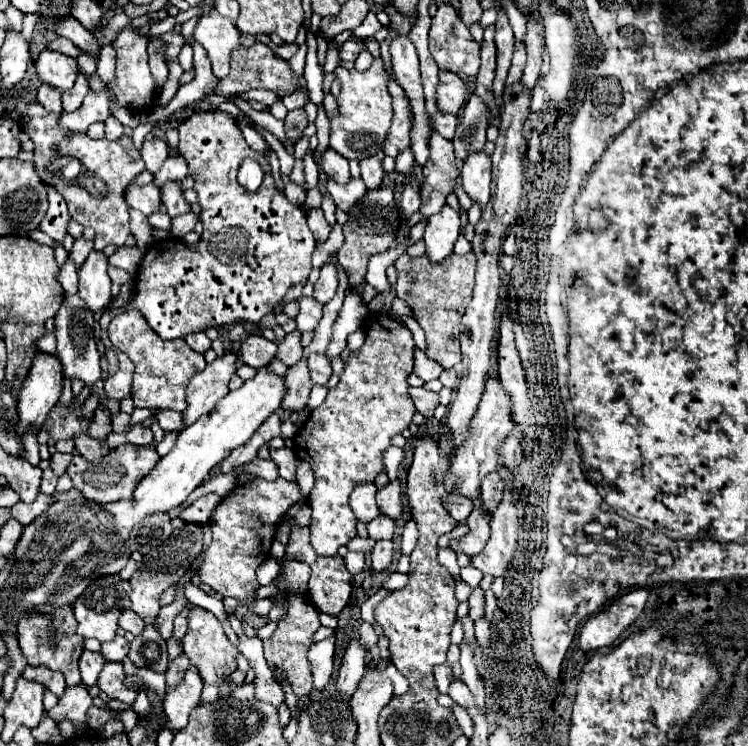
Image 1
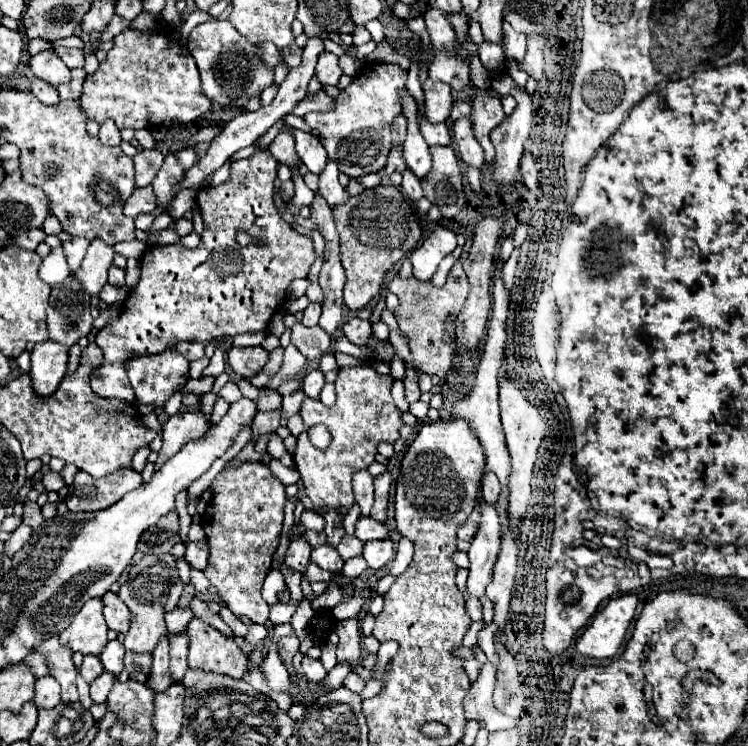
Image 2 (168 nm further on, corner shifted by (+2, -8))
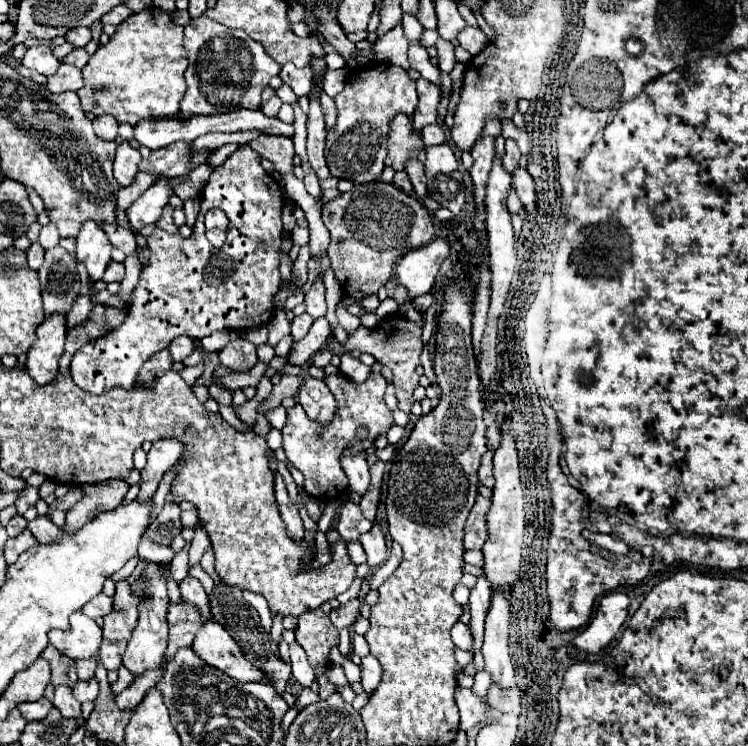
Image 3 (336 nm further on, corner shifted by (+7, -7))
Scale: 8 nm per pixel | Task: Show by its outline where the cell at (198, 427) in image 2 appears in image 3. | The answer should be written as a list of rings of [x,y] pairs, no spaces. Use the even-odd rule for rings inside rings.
[[[172,437],[158,439],[152,443],[152,449],[148,451],[148,463],[140,479],[140,499],[150,499],[156,493],[162,475],[180,459],[182,451],[184,443]]]

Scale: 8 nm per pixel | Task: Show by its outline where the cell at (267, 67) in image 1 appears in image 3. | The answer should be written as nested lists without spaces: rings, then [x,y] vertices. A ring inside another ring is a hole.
[[[324,91],[320,93],[320,107],[322,107],[324,119],[326,119],[326,127],[330,129],[336,123],[336,105],[334,105],[334,99],[328,97]]]

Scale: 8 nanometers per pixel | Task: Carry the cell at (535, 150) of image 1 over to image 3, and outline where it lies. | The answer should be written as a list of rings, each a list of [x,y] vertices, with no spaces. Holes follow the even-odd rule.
[[[518,165],[512,175],[514,175],[514,189],[516,189],[524,209],[532,211],[532,199],[534,199],[534,193],[536,193],[536,185],[534,185],[532,175],[522,165]]]

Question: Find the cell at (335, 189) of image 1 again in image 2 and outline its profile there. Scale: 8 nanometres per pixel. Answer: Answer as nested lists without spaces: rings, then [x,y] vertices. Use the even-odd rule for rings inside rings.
[[[331,160],[327,162],[327,166],[325,166],[325,168],[321,170],[321,174],[319,174],[319,190],[321,190],[321,194],[325,196],[325,200],[327,200],[331,206],[343,204],[343,202],[349,200],[349,194],[347,194],[347,190],[339,184],[337,176],[339,176],[339,168],[337,168],[337,164],[333,164]]]

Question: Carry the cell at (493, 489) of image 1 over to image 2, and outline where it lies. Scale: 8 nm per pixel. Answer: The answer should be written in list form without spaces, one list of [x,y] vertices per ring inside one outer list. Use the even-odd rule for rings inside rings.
[[[487,472],[487,474],[483,476],[481,494],[483,494],[483,500],[485,500],[487,504],[493,504],[493,502],[499,498],[499,494],[501,494],[501,486],[499,486],[497,476],[493,476],[493,472]]]

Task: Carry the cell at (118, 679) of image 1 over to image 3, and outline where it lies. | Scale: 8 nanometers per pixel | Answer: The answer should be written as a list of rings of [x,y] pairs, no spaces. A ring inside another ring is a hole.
[[[92,677],[88,681],[78,681],[72,691],[74,691],[74,697],[80,703],[84,703],[84,701],[96,701],[96,697],[100,693],[100,685],[98,685],[98,679]]]

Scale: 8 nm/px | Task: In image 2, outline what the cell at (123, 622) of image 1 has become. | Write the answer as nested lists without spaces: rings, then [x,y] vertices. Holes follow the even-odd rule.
[[[107,592],[103,596],[103,618],[105,618],[107,626],[115,632],[129,630],[129,608],[113,592]]]

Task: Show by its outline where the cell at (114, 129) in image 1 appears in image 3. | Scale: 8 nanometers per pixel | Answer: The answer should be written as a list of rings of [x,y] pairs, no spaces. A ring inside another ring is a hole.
[[[100,115],[94,119],[94,131],[104,141],[114,141],[118,135],[118,123],[112,119],[112,115]]]

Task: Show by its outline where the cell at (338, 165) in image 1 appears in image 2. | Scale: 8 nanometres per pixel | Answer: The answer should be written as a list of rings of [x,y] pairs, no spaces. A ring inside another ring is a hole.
[[[291,128],[291,134],[295,138],[295,150],[301,162],[309,168],[309,172],[319,174],[327,164],[327,152],[319,138],[315,138],[311,132],[303,132],[297,128]]]

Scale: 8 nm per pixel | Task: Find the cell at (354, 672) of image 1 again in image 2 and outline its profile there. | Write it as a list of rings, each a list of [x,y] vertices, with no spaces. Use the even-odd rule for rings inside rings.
[[[347,618],[335,624],[335,632],[339,636],[337,660],[347,660],[351,668],[357,666],[361,658],[361,634],[359,634],[359,618]]]

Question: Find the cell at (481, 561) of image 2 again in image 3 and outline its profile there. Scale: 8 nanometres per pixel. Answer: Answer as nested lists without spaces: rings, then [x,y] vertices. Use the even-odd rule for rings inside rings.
[[[482,573],[476,581],[476,585],[470,591],[470,631],[474,635],[474,651],[478,651],[482,647],[482,633],[484,633],[484,619],[490,607],[490,597],[492,597],[492,583],[486,579],[486,575]]]

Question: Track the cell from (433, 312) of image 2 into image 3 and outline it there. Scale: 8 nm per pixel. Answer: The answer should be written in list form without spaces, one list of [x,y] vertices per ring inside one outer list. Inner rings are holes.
[[[394,313],[386,317],[380,327],[370,329],[370,327],[360,327],[356,333],[348,335],[348,341],[344,345],[346,349],[360,349],[362,353],[370,353],[378,359],[378,363],[384,363],[392,369],[394,373],[394,387],[396,387],[396,397],[400,401],[400,409],[404,413],[410,413],[410,407],[414,403],[412,391],[418,387],[418,365],[420,365],[420,353],[422,353],[422,325],[410,321],[402,313]]]

